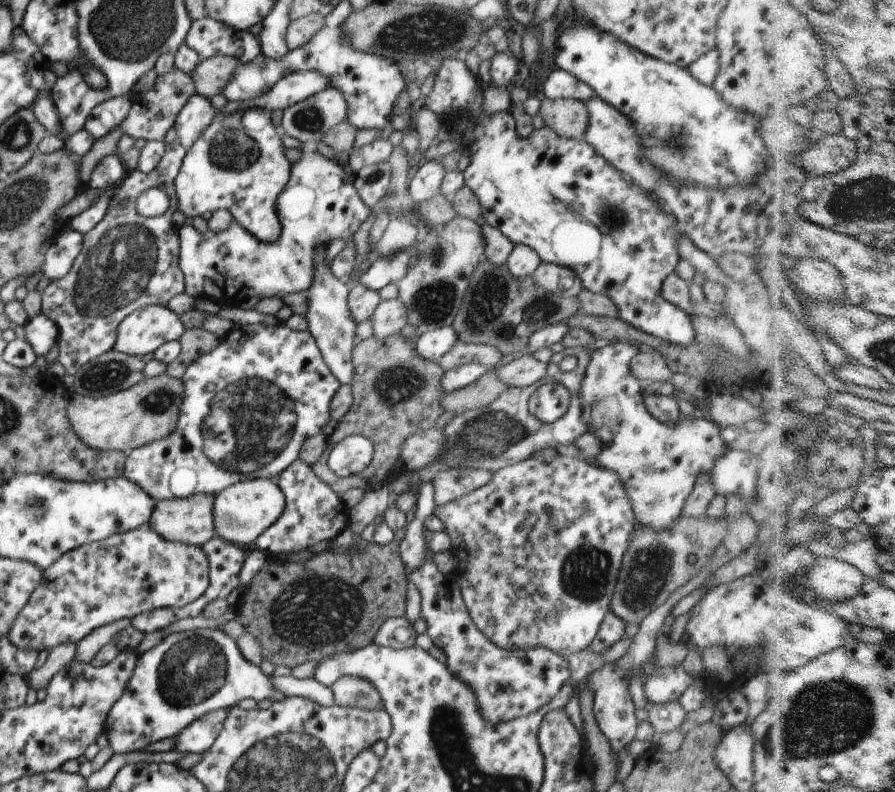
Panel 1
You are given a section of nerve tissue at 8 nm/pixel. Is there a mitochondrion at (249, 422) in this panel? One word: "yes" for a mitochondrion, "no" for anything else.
yes

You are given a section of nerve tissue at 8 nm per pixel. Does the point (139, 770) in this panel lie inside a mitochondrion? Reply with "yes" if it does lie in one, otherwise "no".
no

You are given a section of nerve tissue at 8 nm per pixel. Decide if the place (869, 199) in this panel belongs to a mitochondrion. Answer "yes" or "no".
yes

